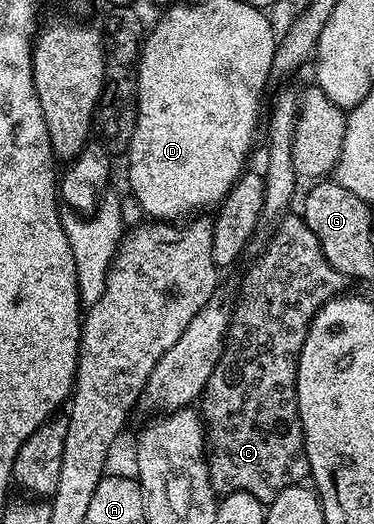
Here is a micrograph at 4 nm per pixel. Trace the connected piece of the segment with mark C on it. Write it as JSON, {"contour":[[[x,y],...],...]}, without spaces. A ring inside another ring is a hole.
{"contour":[[[301,215],[290,216],[283,216],[273,226],[273,229],[275,229],[274,234],[270,237],[270,242],[263,247],[262,254],[247,267],[246,274],[242,277],[242,286],[239,287],[238,293],[236,292],[234,315],[230,319],[230,331],[226,335],[226,349],[222,352],[222,357],[219,359],[217,367],[212,371],[212,375],[208,379],[208,383],[205,389],[203,389],[200,398],[200,406],[202,405],[200,416],[206,430],[206,444],[208,446],[210,482],[212,483],[215,494],[247,493],[248,495],[256,495],[256,499],[260,499],[263,503],[273,501],[276,495],[280,495],[280,491],[284,491],[293,485],[303,484],[307,480],[310,468],[308,467],[308,459],[306,458],[304,431],[300,423],[298,400],[296,399],[298,360],[300,359],[300,351],[304,347],[304,339],[310,330],[312,319],[318,314],[320,307],[324,307],[334,297],[339,296],[345,290],[342,288],[348,285],[347,278],[343,277],[340,271],[336,271],[336,267],[332,267],[332,263],[328,263],[328,259],[324,259],[324,253],[320,251],[320,243],[316,239],[316,235],[312,235],[312,231],[305,219]]]}

